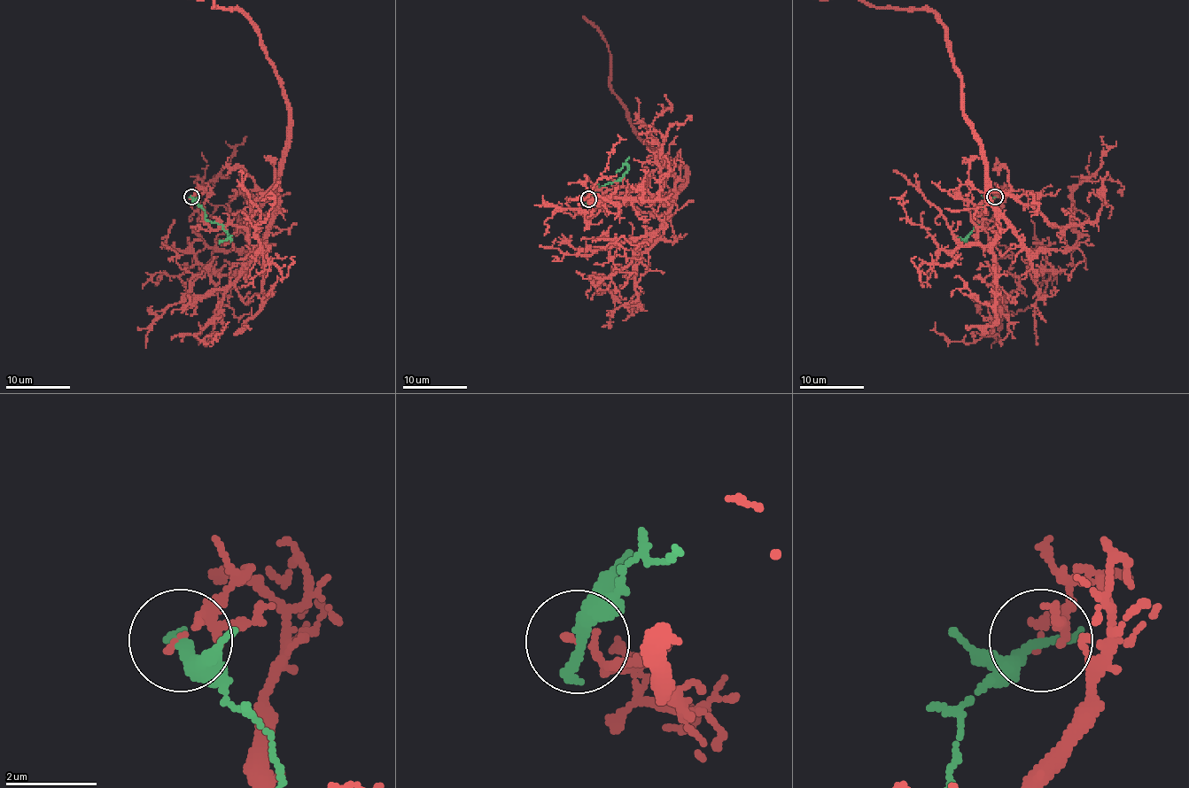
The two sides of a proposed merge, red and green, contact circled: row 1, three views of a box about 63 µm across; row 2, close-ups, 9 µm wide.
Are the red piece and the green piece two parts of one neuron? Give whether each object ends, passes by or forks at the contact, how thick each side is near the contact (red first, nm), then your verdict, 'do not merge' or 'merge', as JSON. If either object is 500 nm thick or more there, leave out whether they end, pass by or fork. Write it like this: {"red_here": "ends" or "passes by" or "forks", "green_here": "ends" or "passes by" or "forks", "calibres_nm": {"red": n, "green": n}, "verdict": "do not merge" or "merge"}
{"red_here": "ends", "green_here": "ends", "calibres_nm": {"red": 150, "green": 360}, "verdict": "do not merge"}

